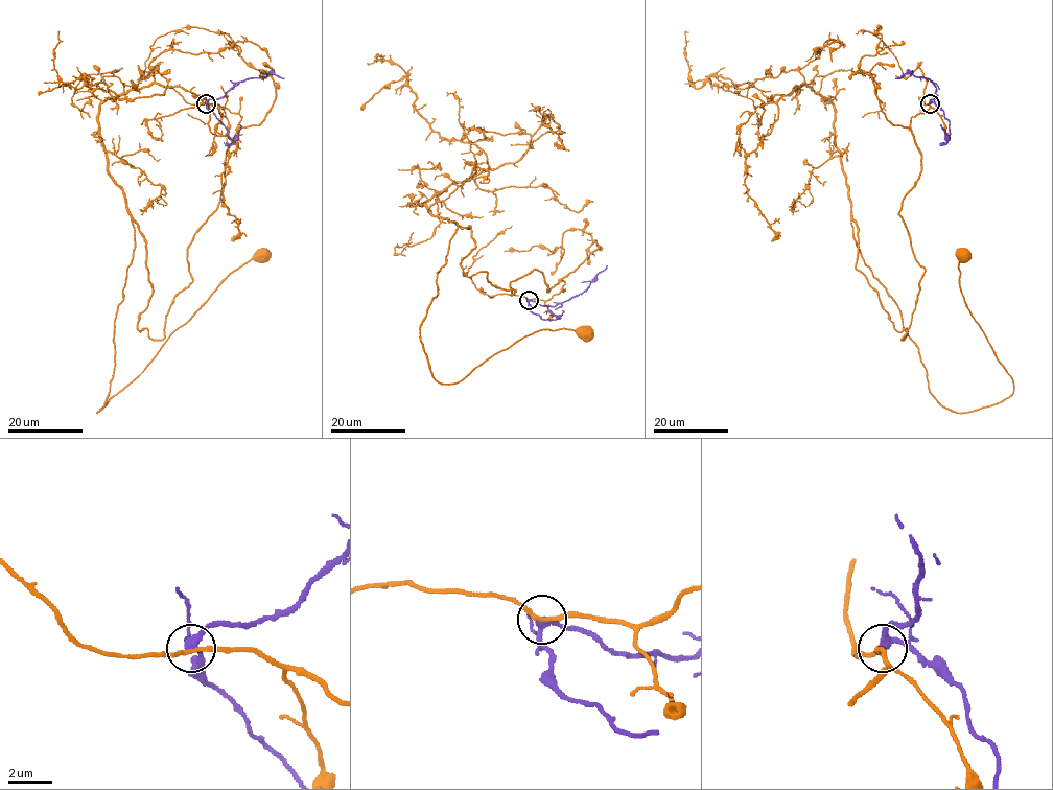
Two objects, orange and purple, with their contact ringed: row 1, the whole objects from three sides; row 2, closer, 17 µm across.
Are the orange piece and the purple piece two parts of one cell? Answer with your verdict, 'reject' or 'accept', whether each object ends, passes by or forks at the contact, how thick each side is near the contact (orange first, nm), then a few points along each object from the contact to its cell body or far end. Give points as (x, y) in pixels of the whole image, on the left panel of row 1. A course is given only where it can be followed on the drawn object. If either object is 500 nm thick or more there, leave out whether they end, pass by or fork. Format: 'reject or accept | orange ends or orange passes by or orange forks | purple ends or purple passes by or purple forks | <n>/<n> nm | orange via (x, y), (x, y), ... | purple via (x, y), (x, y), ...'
reject | orange passes by | purple passes by | 190/300 nm | orange via (206, 103), (242, 117), (192, 281), (164, 338), (138, 329), (153, 291), (133, 219), (97, 413), (262, 254) | purple via (206, 103), (223, 97), (234, 85), (251, 77), (268, 74), (284, 77)

